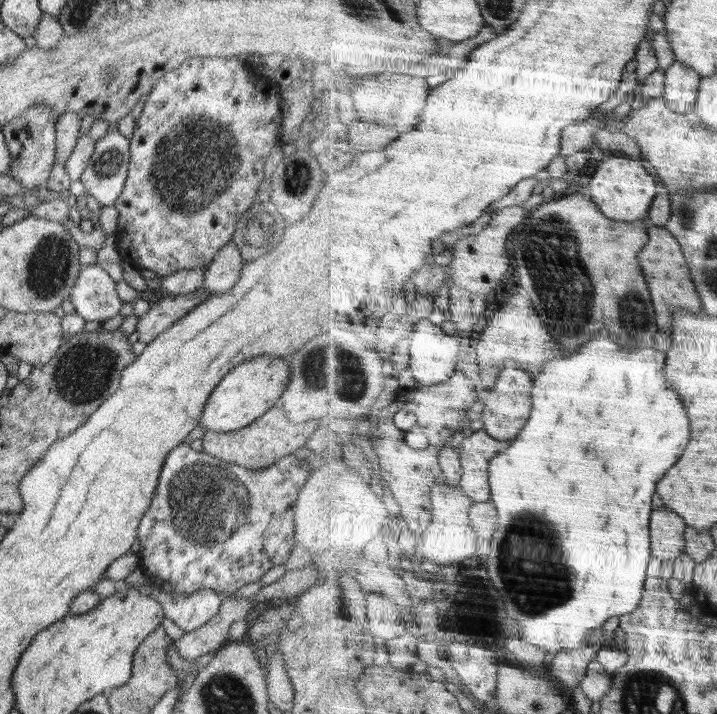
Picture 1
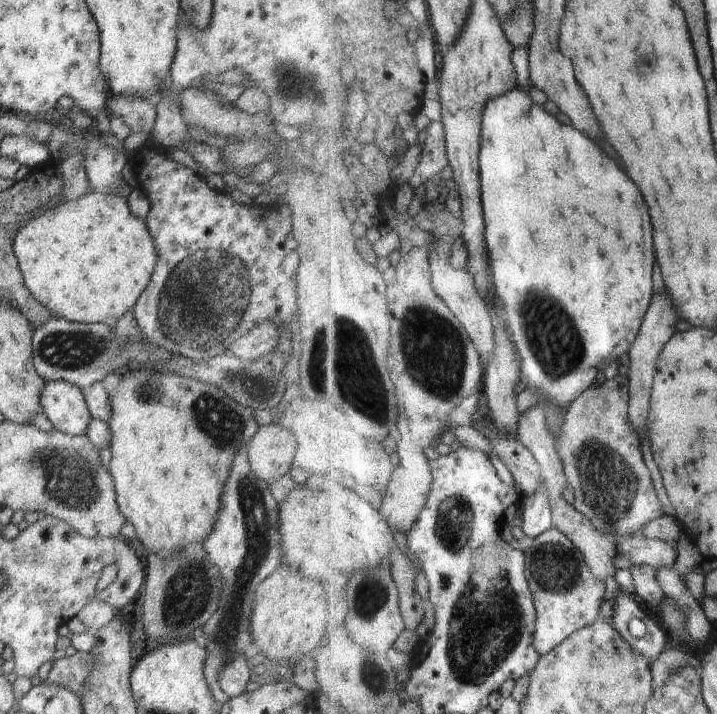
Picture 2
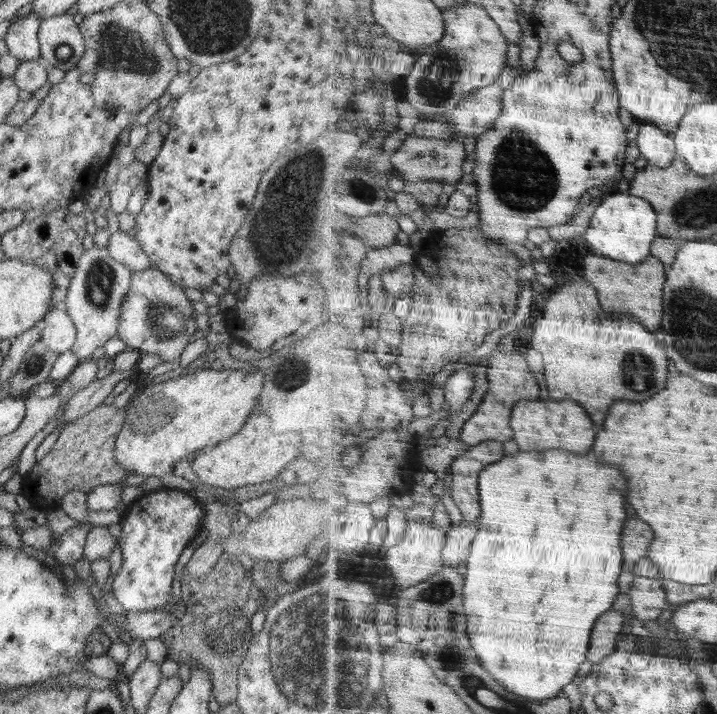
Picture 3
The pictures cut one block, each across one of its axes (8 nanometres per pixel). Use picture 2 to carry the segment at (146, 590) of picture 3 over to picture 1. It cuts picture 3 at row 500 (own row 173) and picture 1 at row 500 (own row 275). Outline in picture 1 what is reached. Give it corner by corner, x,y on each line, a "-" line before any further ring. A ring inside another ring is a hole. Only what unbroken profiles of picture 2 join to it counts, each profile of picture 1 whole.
184,442
168,454
152,502
139,520
137,538
142,546
138,553
139,567
148,575
167,582
177,594
209,589
224,598
234,596
242,586
260,580
272,567
295,563
298,558
296,500
311,473
310,464
294,456
286,455
272,465
252,470
220,461
203,451
196,452

